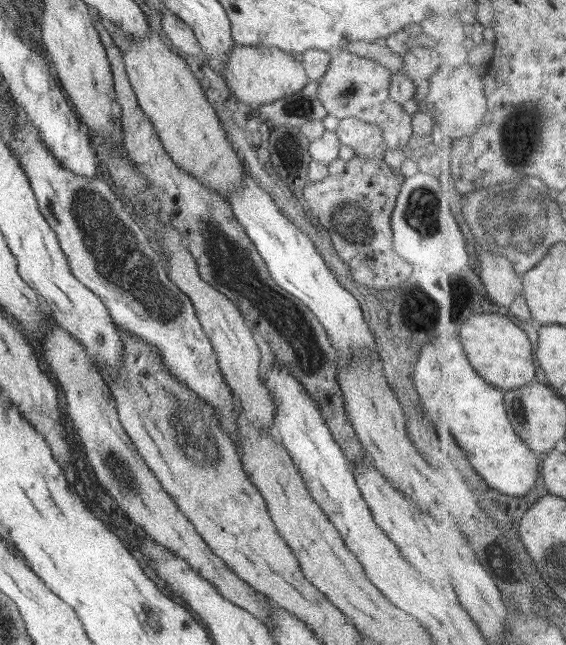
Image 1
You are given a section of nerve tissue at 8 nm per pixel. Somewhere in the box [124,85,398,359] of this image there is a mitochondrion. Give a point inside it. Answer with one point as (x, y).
(360, 231)

